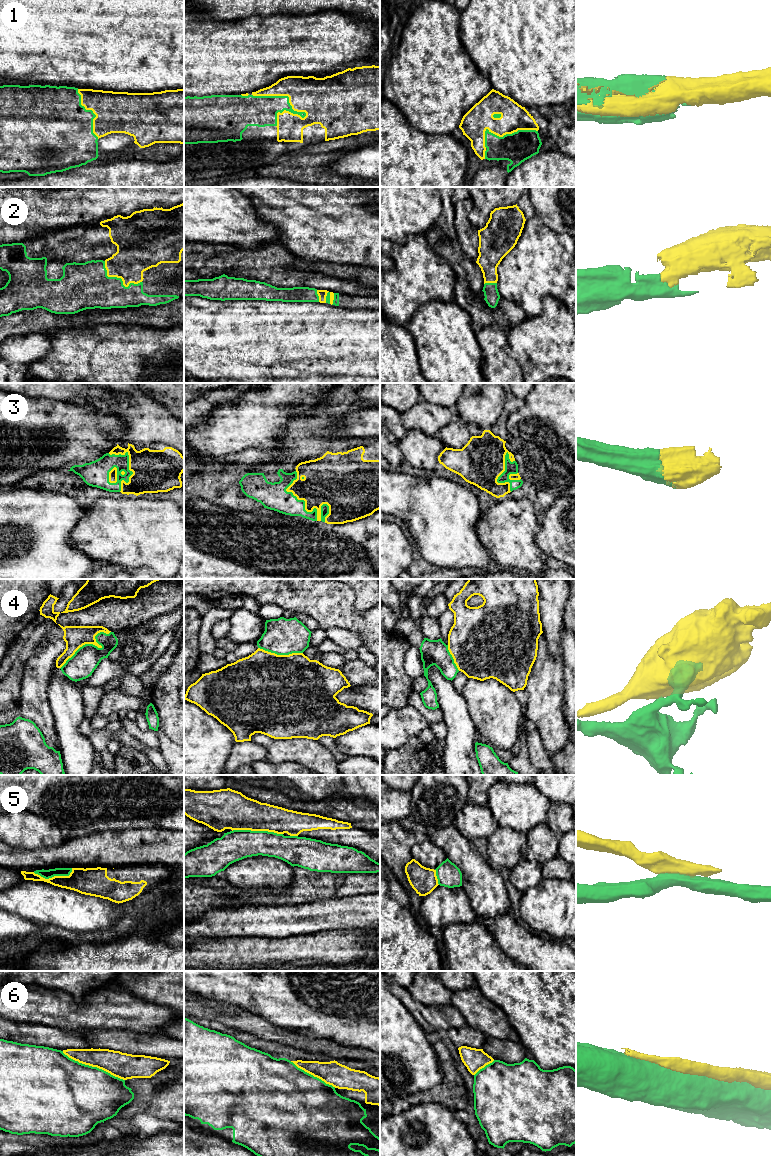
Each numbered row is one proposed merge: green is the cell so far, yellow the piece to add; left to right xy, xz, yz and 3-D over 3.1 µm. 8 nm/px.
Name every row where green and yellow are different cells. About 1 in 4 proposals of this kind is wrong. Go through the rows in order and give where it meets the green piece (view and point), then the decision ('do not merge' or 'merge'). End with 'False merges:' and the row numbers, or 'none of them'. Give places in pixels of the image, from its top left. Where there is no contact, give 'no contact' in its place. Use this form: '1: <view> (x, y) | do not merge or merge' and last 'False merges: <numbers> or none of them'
1: xz (283, 96) | merge
2: xy (119, 278) | merge
3: xz (301, 500) | merge
4: xy (92, 644) | do not merge
5: xz (257, 831) | do not merge
6: xy (93, 1067) | do not merge
False merges: 4, 5, 6

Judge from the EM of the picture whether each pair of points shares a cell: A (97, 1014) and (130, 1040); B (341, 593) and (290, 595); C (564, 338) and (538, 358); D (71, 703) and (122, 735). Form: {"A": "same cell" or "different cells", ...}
{"A": "different cells", "B": "same cell", "C": "same cell", "D": "different cells"}

